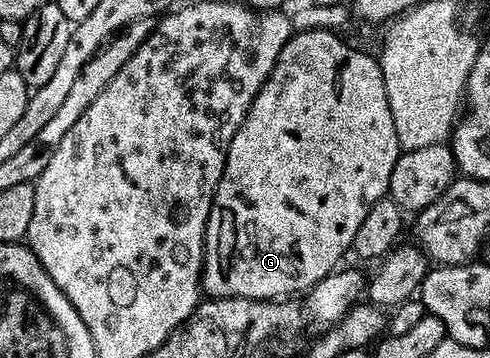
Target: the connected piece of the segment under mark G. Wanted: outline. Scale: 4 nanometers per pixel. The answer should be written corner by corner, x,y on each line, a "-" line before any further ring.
331,28
325,30
300,30
292,33
291,39
285,44
285,48
281,48
281,56
277,56
277,64
273,64
273,72
269,72
265,84
261,84
261,88
257,92
257,96
253,100
253,104
249,108
245,120
237,128
237,132
229,144
225,168
221,172
221,180
215,189
213,204
209,208
209,220
207,221
205,240
203,241
203,277
201,279
201,290
207,298
257,298
260,300
279,300
284,296
295,296
300,292
310,290
311,287
318,284
325,275
332,273
332,271
342,263
339,261
342,260
343,253
348,253
348,251
351,250
351,241
353,240
353,236
357,236
357,228
361,224
361,220
365,220
365,212
369,212
369,208
373,208
373,204
376,200
384,197
384,195
390,191
393,164
397,164
401,153
401,147
397,140
397,128
393,124
393,112
389,112
389,96
385,92
385,80
383,79
383,73
379,67
379,59
374,53
366,54
365,51
358,50
357,47
350,46
347,42
342,42
335,34
338,33

